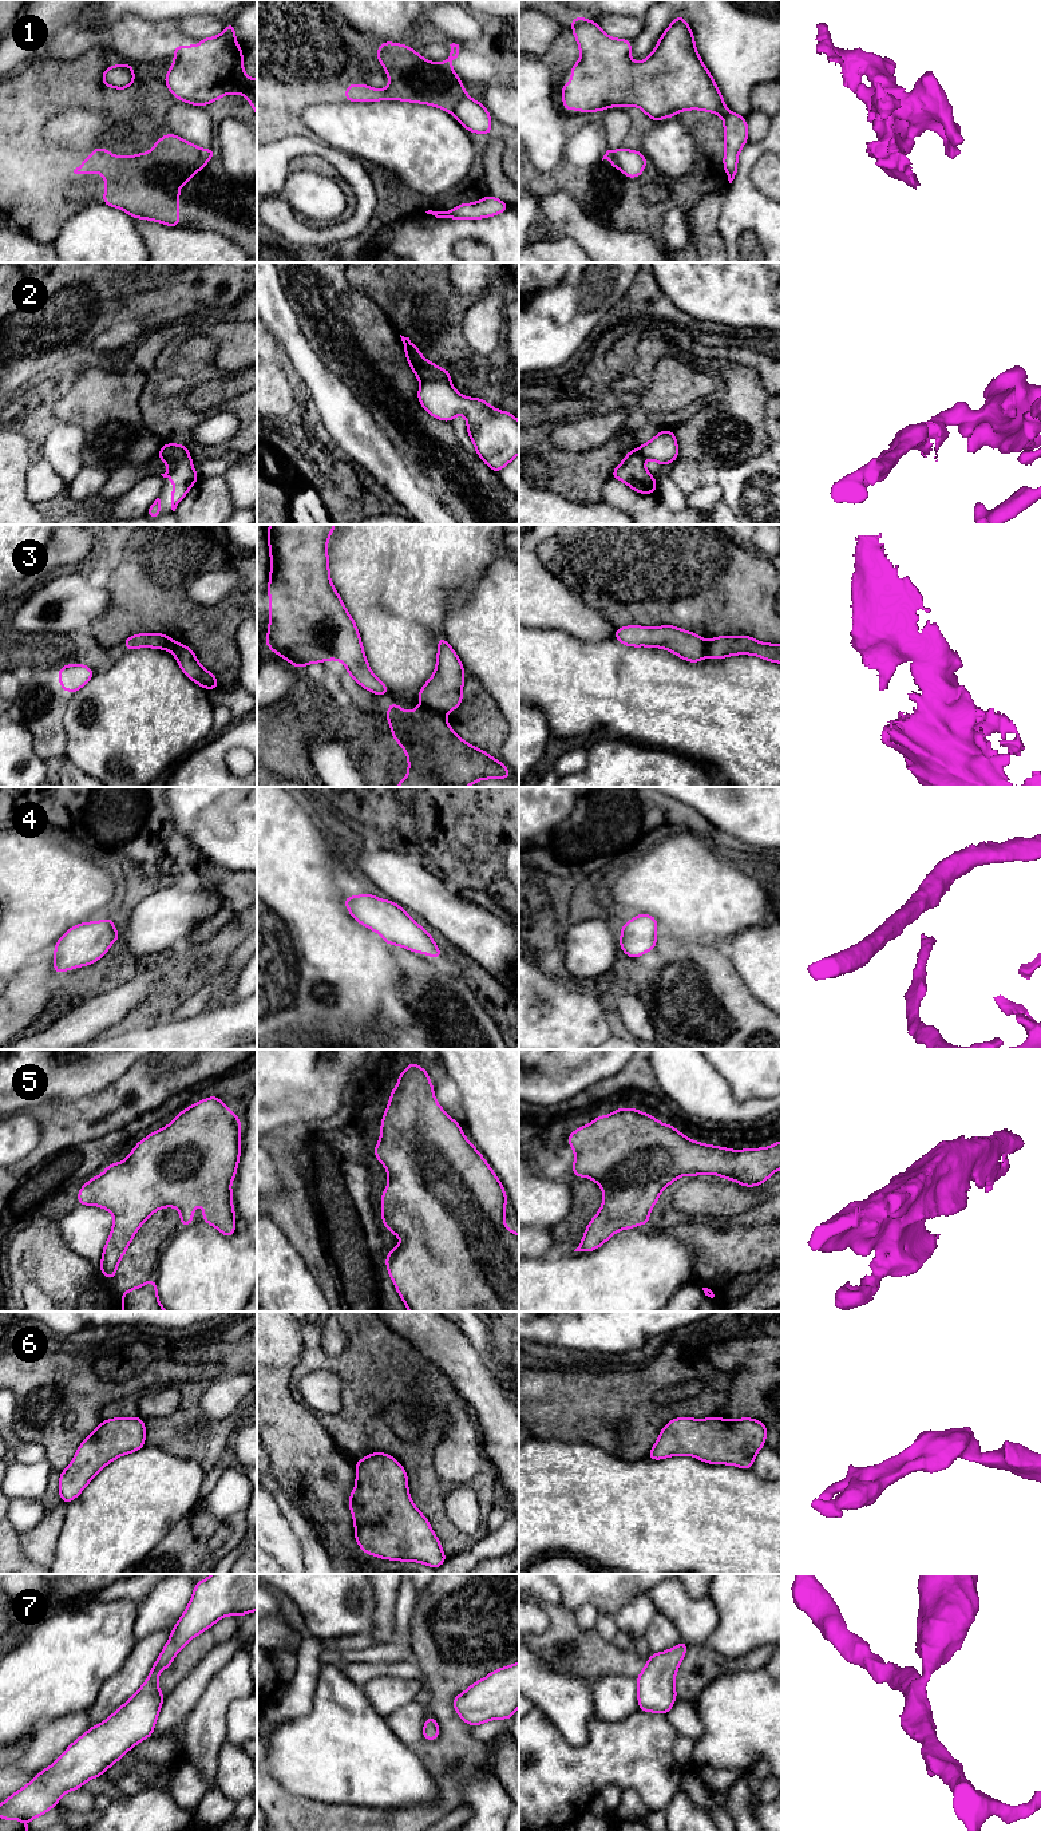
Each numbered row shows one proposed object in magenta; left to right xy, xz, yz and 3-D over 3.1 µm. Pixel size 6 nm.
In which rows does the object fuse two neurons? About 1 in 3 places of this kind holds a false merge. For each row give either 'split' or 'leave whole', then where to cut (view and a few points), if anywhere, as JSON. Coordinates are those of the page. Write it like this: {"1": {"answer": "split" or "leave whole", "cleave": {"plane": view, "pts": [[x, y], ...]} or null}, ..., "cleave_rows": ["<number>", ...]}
{"1": {"answer": "split", "cleave": {"plane": "xz", "pts": [[467, 97], [451, 113]]}}, "2": {"answer": "split", "cleave": {"plane": "xy", "pts": [[187, 453], [171, 458], [158, 454]]}}, "3": {"answer": "split", "cleave": {"plane": "xz", "pts": [[424, 706], [443, 715]]}}, "4": {"answer": "leave whole", "cleave": null}, "5": {"answer": "leave whole", "cleave": null}, "6": {"answer": "leave whole", "cleave": null}, "7": {"answer": "leave whole", "cleave": null}, "cleave_rows": ["1", "2", "3"]}

